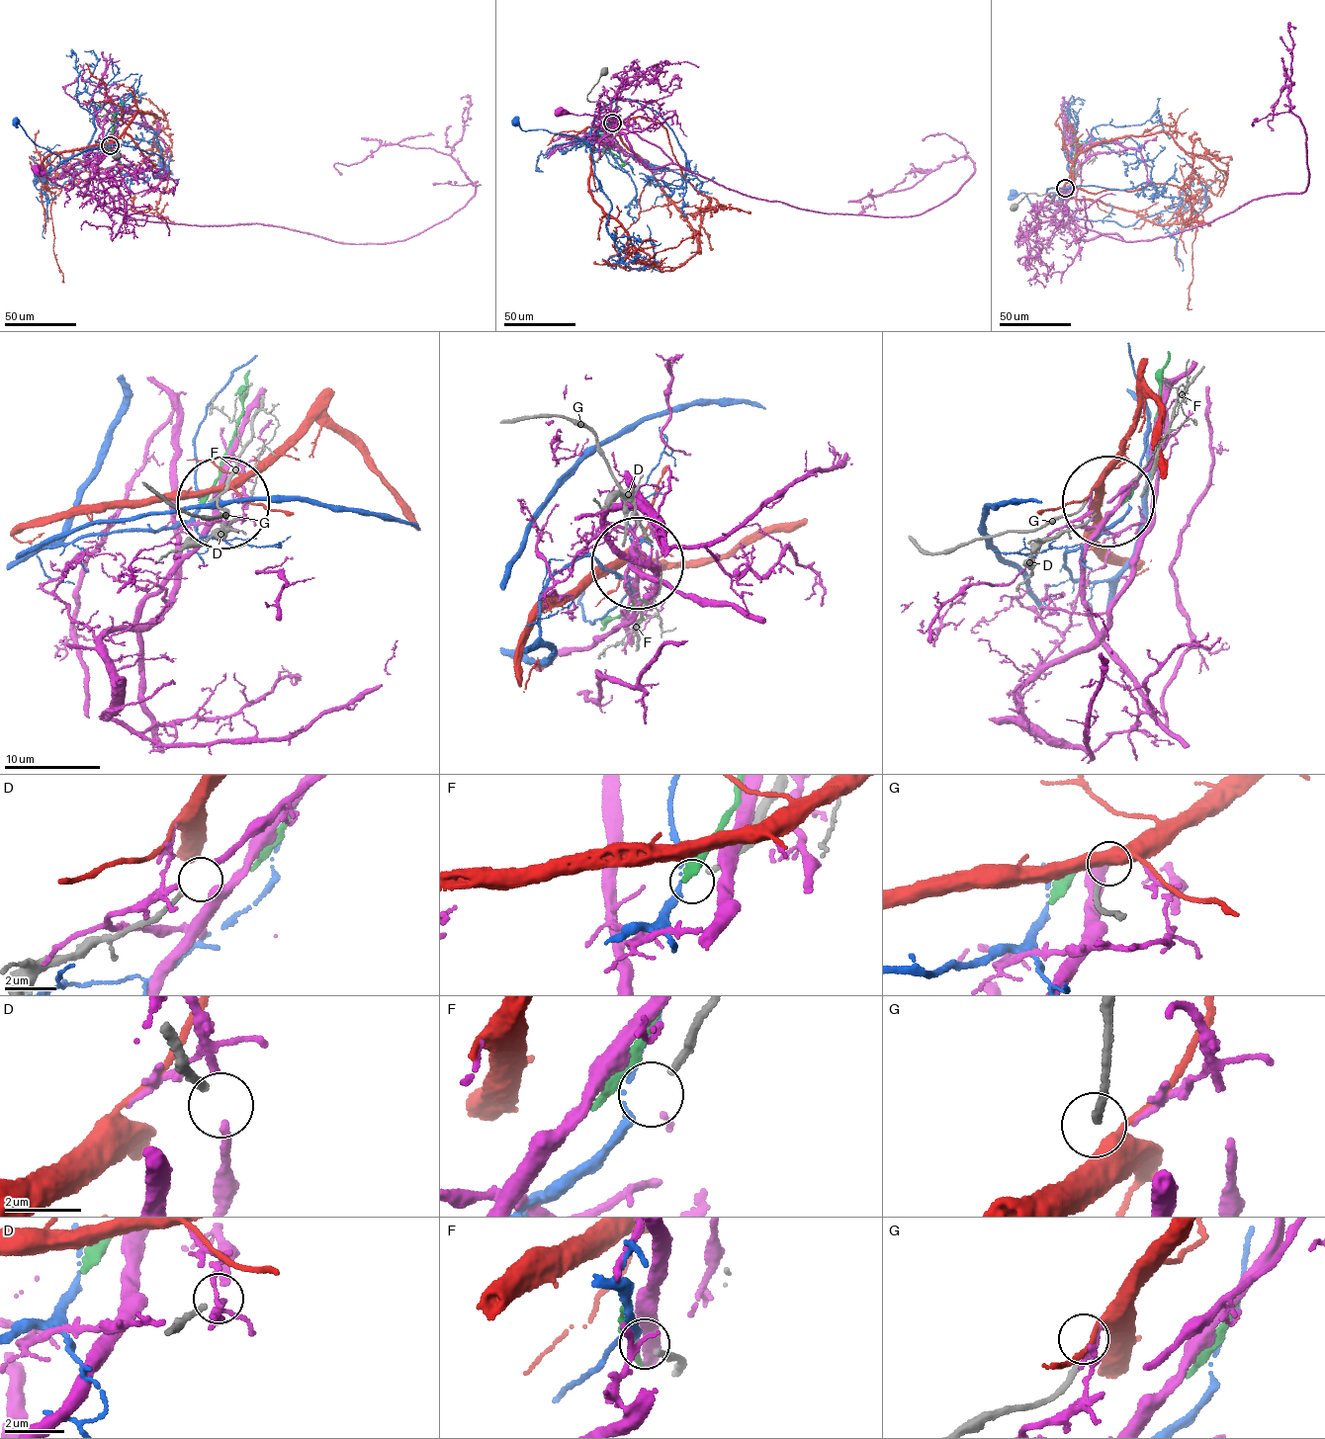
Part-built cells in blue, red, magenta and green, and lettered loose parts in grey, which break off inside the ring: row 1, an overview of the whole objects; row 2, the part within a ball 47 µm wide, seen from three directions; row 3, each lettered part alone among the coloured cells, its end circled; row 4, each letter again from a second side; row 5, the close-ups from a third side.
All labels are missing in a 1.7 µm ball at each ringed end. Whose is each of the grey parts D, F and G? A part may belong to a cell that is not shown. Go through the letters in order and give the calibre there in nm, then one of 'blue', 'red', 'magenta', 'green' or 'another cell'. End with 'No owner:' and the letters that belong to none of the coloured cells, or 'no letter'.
D: calibre 180 nm; another cell
F: calibre 180 nm; blue
G: calibre 200 nm; red
No owner: D

